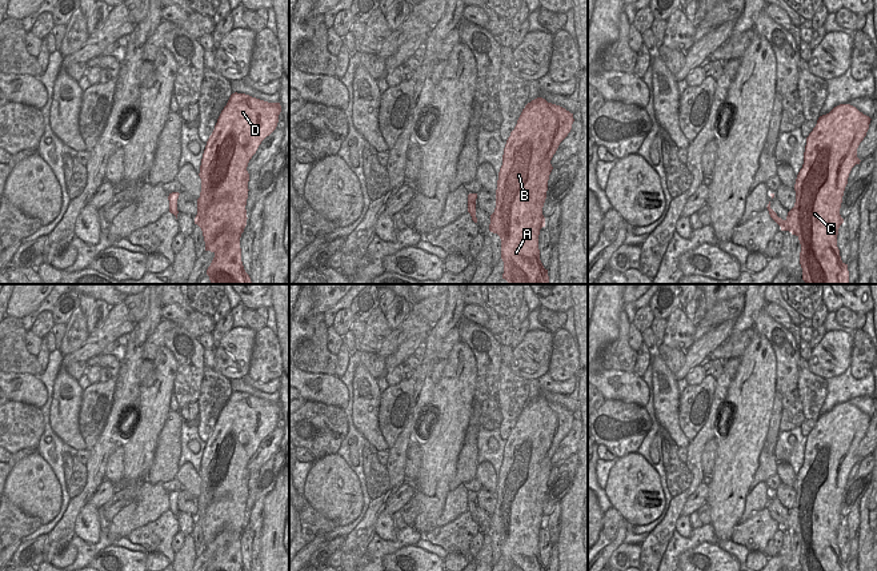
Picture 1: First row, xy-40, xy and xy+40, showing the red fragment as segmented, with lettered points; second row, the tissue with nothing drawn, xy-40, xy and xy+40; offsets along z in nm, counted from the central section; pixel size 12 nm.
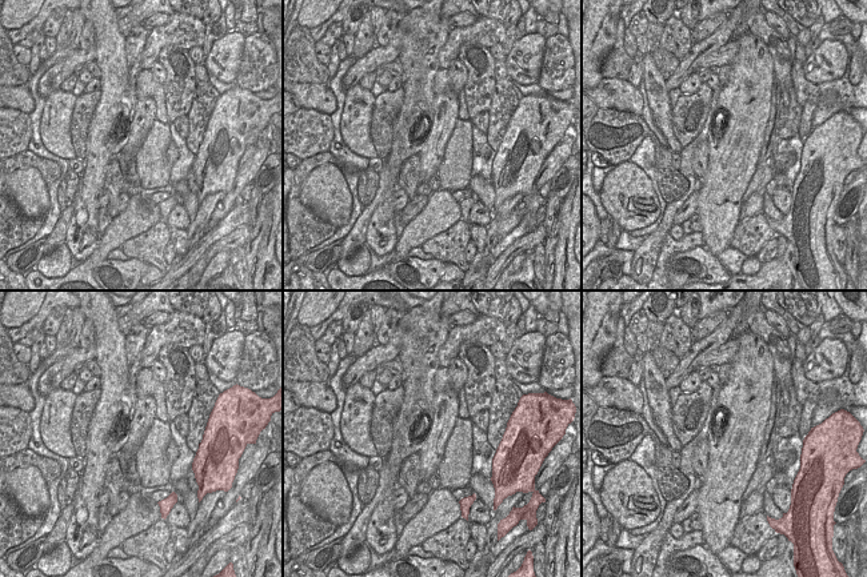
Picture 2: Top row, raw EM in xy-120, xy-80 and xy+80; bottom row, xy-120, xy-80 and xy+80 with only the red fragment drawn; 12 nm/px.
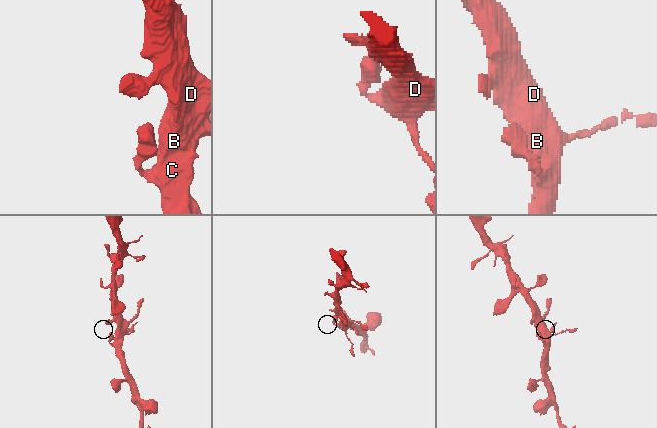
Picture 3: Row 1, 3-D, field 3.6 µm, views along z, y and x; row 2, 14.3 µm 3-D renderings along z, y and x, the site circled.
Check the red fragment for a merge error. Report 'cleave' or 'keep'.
keep

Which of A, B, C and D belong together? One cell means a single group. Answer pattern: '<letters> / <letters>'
A B C D

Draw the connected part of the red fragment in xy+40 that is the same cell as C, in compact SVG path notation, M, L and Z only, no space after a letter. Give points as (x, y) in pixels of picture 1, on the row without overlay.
M840 403L829 412L820 415L806 436L804 463L794 483L794 506L788 511L785 519L770 507L770 500L766 506L781 530L789 530L798 536L802 571L849 571L837 546L838 527L844 522L840 507L849 472L861 460L857 456L857 447L866 435L870 419L850 403Z

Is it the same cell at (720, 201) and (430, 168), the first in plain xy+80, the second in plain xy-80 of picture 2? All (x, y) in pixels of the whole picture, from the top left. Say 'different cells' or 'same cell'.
same cell

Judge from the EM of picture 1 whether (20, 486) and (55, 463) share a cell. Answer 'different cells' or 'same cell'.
different cells

